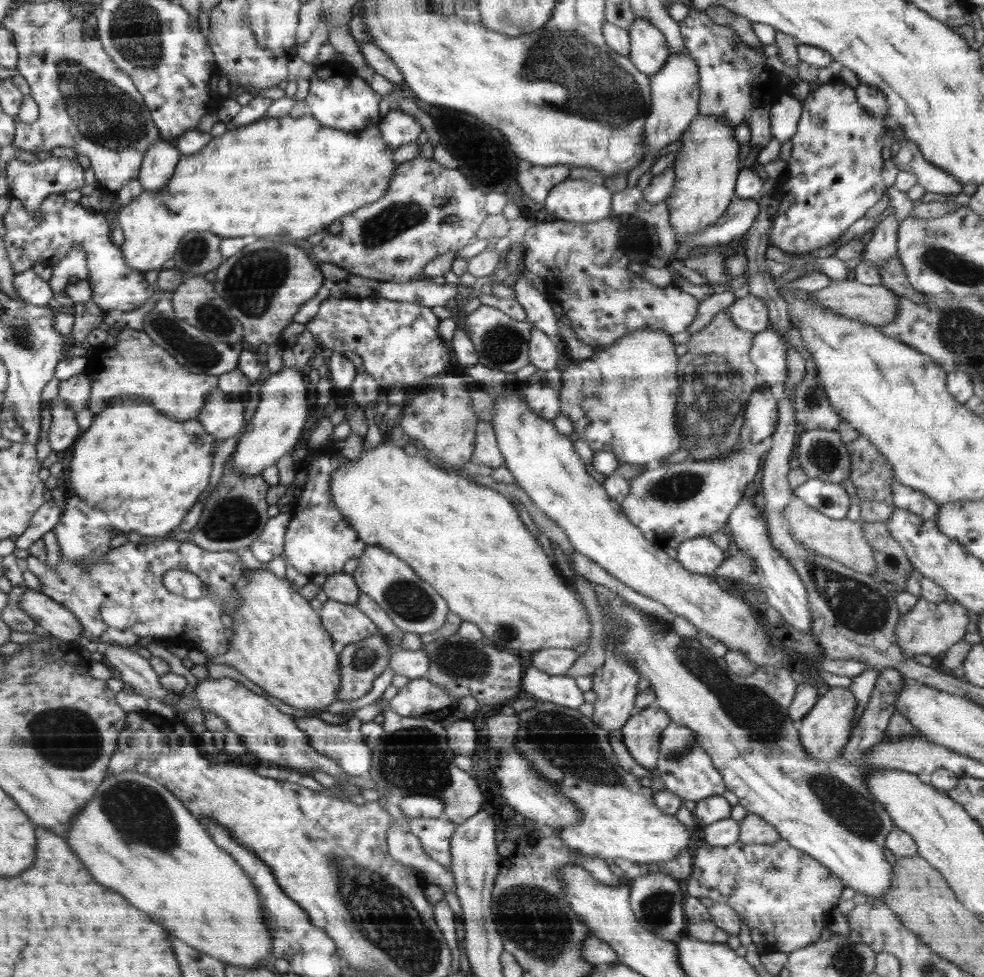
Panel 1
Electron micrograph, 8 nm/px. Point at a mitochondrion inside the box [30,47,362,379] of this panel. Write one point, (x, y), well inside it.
(106, 116)

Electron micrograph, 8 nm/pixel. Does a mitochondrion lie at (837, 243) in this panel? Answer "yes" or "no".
no

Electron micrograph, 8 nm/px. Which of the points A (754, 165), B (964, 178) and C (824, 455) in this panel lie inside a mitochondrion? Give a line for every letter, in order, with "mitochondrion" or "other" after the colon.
A: other
B: other
C: mitochondrion

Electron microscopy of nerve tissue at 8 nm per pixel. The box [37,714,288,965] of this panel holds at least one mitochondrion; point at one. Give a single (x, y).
(138, 814)

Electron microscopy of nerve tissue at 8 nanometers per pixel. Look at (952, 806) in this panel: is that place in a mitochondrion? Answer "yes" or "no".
no

